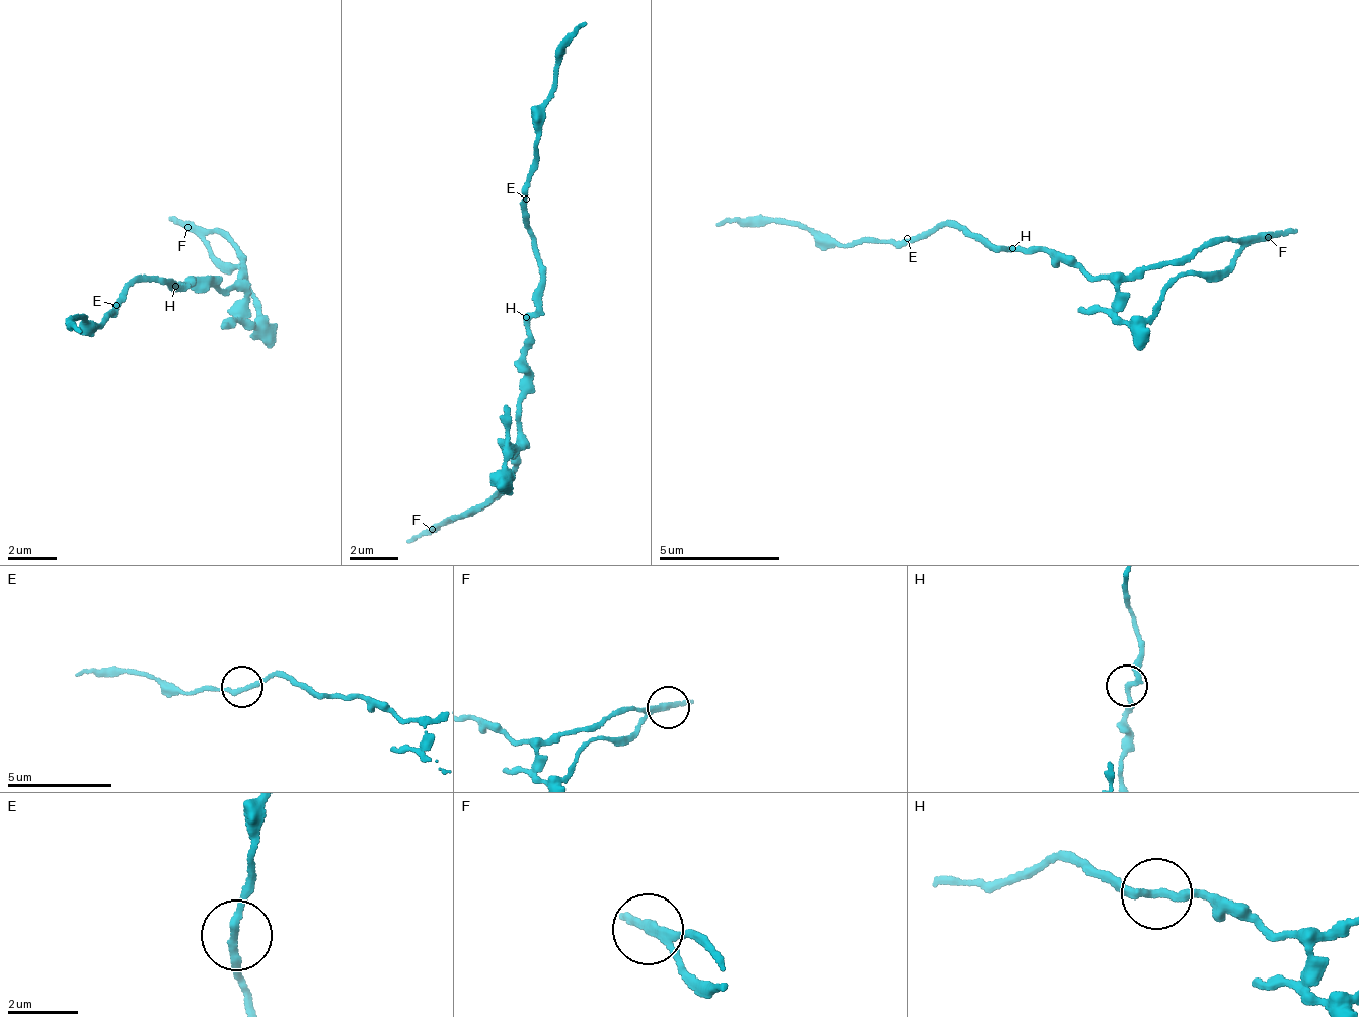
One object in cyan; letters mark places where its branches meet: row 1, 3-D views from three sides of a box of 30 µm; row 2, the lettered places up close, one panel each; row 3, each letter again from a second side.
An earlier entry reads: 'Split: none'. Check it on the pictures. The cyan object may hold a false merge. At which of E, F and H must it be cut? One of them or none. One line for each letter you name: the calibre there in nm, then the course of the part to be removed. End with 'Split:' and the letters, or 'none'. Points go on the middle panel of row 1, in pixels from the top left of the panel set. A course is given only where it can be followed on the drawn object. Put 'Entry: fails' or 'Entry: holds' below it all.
F: Thickness 220 nm. Course of the part to remove: (432, 531), (472, 517), (504, 481), (504, 403)
Split: F
Entry: fails

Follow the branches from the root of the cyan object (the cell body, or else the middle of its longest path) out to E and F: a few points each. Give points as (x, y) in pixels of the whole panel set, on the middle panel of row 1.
E: (531, 318), (531, 312), (539, 306), (539, 282), (534, 231), (526, 226), (523, 215), (526, 199)
F: (531, 318), (526, 323), (526, 389), (517, 409), (512, 477), (489, 501), (445, 520), (432, 531)

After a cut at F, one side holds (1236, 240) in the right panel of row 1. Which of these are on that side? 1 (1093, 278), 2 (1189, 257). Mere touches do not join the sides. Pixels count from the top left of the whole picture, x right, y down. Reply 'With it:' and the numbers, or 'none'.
With it: 1, 2

